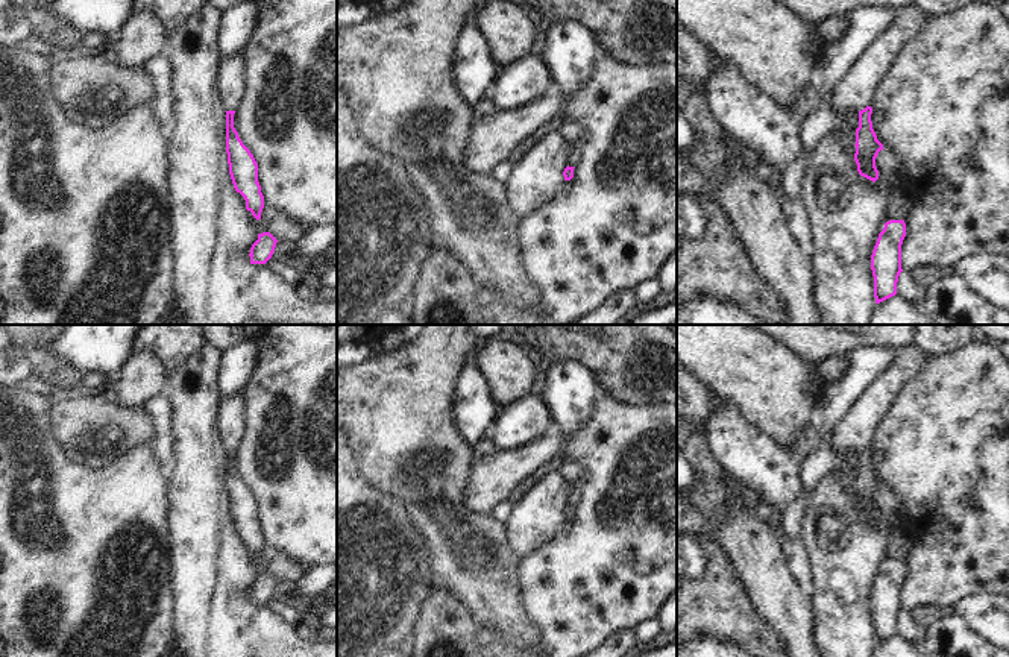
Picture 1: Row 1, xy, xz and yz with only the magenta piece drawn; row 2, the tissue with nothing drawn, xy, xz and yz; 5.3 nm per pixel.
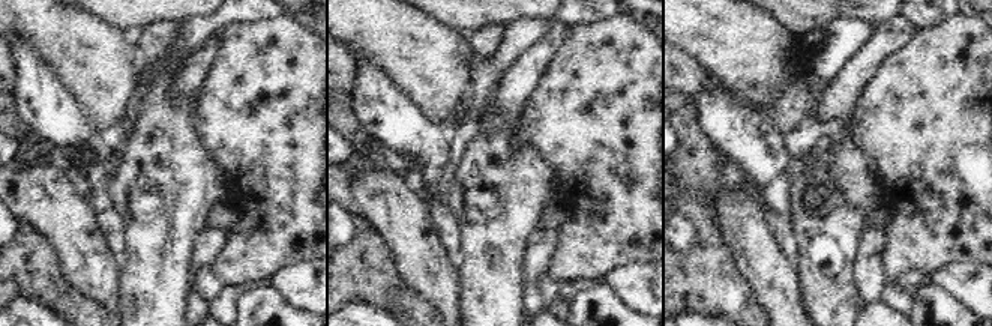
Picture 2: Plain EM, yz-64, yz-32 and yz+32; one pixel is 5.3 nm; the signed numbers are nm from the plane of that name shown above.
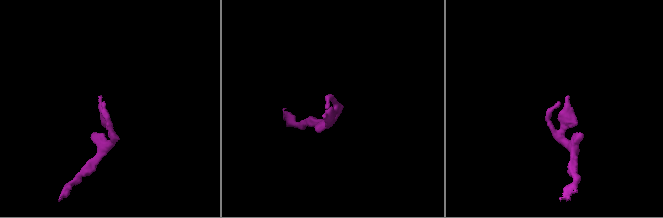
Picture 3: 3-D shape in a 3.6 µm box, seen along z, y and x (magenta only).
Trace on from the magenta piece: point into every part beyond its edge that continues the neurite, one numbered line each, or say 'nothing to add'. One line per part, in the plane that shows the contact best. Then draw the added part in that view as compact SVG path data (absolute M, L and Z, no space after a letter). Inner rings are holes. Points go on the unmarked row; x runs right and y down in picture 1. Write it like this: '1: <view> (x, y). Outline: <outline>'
1: yz (856, 430). Outline: M916 346L901 347L895 361L859 396L850 411L841 419L831 437L831 449L838 454L854 448L857 452L871 445L874 432L900 390L912 381L927 355Z

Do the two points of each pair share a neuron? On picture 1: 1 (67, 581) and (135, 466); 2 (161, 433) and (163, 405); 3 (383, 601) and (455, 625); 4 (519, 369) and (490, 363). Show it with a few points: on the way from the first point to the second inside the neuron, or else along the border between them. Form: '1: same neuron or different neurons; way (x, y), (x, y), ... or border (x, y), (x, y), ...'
1: same neuron; way (84, 553), (128, 501), (129, 495)
2: same neuron; way (161, 427), (161, 411)
3: different neurons; border (436, 580), (410, 641)
4: same neuron; way (512, 369), (506, 369), (498, 363)

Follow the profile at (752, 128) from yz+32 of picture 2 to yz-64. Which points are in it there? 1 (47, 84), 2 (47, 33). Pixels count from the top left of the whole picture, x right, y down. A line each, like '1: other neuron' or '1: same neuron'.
1: same neuron
2: other neuron

